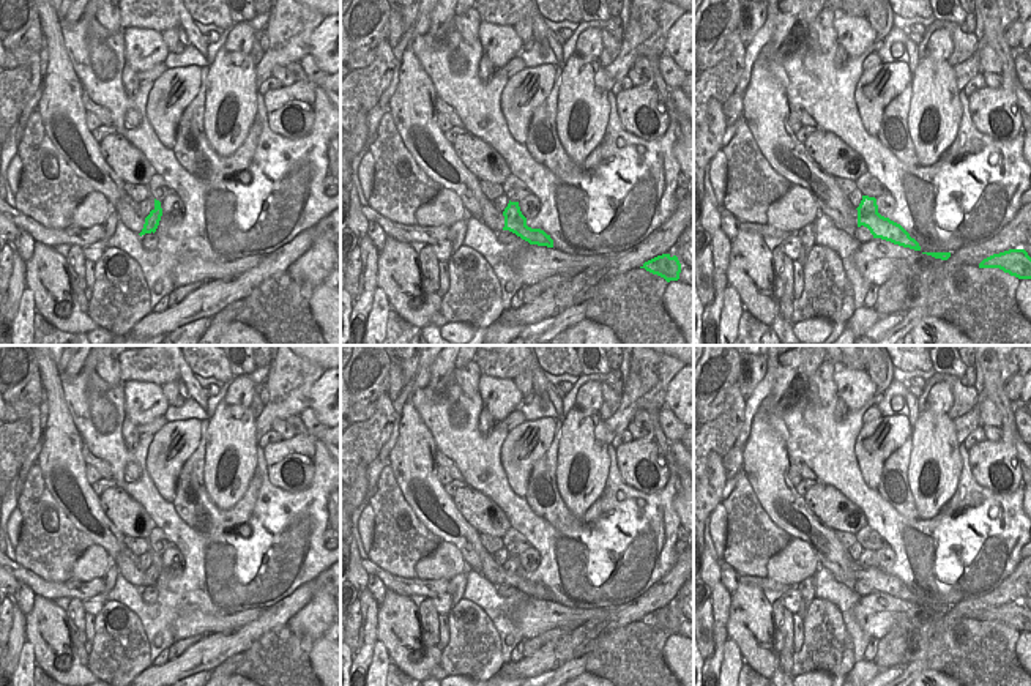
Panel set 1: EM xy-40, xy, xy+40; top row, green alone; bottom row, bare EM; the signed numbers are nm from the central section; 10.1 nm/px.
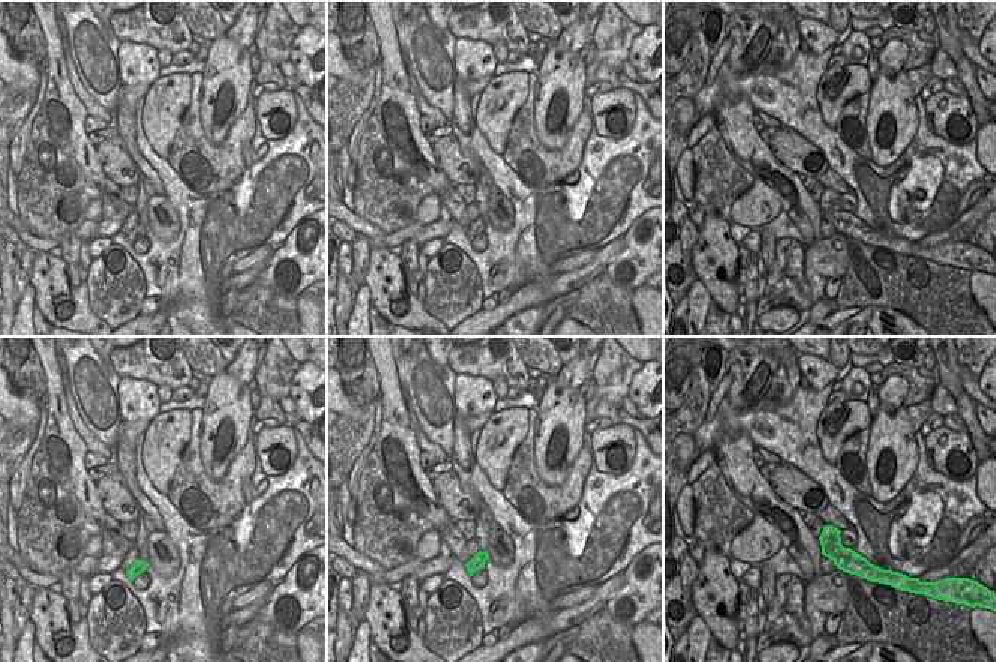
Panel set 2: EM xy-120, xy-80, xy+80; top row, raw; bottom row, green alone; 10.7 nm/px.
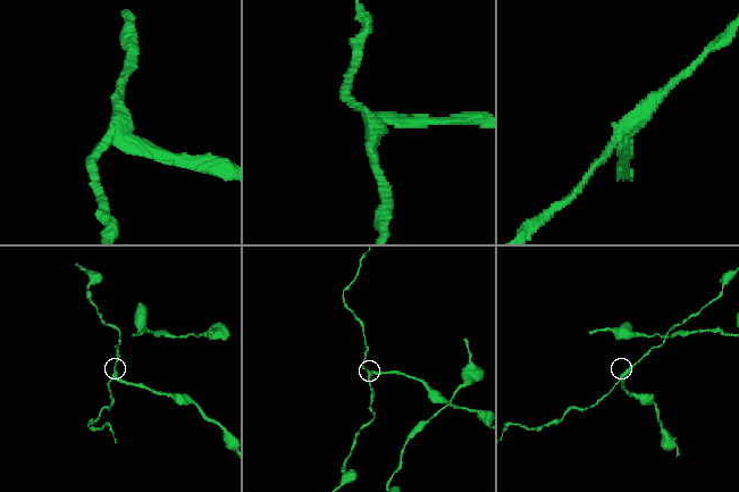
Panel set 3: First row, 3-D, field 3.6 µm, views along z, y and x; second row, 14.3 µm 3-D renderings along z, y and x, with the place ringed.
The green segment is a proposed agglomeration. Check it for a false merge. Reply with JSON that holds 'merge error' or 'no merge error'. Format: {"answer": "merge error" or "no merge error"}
{"answer": "merge error"}

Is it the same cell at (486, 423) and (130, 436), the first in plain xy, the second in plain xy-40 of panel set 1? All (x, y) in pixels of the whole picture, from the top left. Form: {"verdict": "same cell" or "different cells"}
{"verdict": "same cell"}

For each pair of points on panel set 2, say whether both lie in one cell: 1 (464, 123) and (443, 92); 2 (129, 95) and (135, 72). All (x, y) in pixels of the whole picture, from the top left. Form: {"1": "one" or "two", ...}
{"1": "two", "2": "two"}

